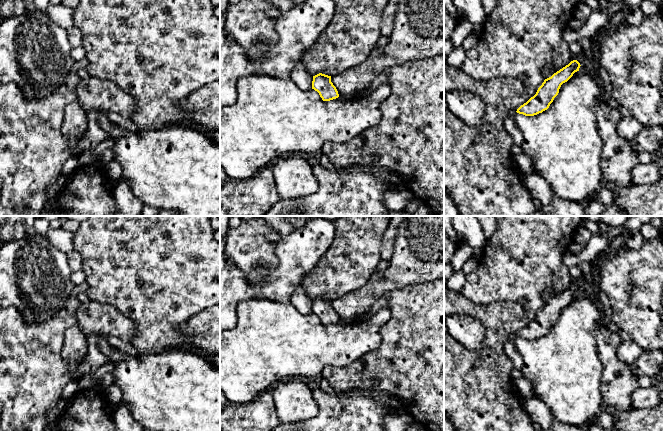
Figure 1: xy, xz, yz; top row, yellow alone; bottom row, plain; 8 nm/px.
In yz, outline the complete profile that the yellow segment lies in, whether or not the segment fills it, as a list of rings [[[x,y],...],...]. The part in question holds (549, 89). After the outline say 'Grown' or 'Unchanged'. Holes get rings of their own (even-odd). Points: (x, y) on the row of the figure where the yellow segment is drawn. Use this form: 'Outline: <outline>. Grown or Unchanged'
Outline: [[[577,60],[571,61],[551,77],[545,79],[533,97],[506,117],[504,126],[513,140],[513,144],[520,146],[523,141],[522,133],[515,123],[516,115],[519,113],[525,116],[534,116],[547,110],[558,95],[561,85],[579,71],[580,66]]]. Grown

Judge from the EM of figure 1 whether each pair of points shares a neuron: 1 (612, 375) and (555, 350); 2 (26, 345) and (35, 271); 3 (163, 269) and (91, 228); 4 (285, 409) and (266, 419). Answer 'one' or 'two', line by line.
1: two
2: two
3: one
4: two

